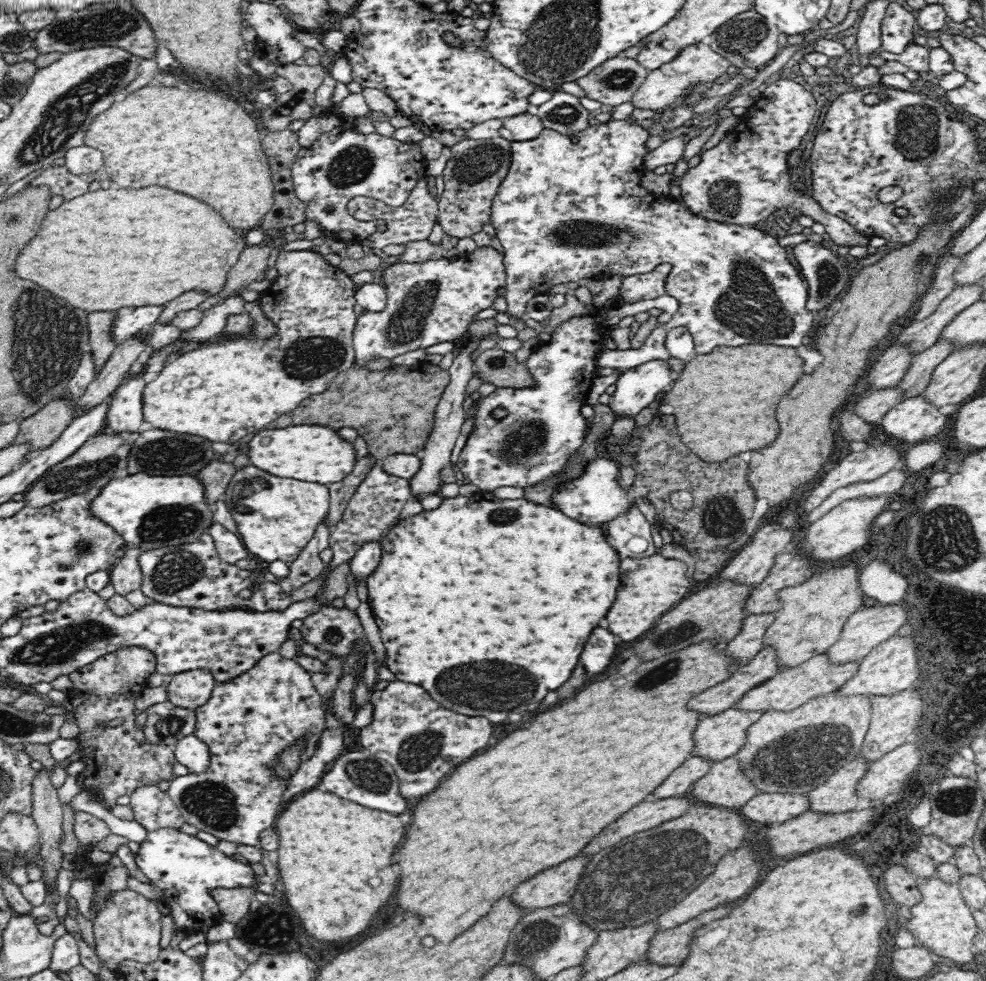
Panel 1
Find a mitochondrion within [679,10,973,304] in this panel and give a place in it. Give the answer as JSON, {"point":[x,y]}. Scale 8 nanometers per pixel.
{"point":[917,134]}

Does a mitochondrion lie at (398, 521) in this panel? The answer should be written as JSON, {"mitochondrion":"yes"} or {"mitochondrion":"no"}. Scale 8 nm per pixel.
{"mitochondrion":"no"}

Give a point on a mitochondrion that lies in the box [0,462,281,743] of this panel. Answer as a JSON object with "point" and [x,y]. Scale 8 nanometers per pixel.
{"point":[60,645]}

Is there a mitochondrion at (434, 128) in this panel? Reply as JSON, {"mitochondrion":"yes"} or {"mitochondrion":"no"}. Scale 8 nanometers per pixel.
{"mitochondrion":"no"}

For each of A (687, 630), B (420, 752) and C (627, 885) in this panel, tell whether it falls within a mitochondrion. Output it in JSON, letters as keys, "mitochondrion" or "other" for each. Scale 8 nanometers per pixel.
{"A":"mitochondrion","B":"mitochondrion","C":"mitochondrion"}

